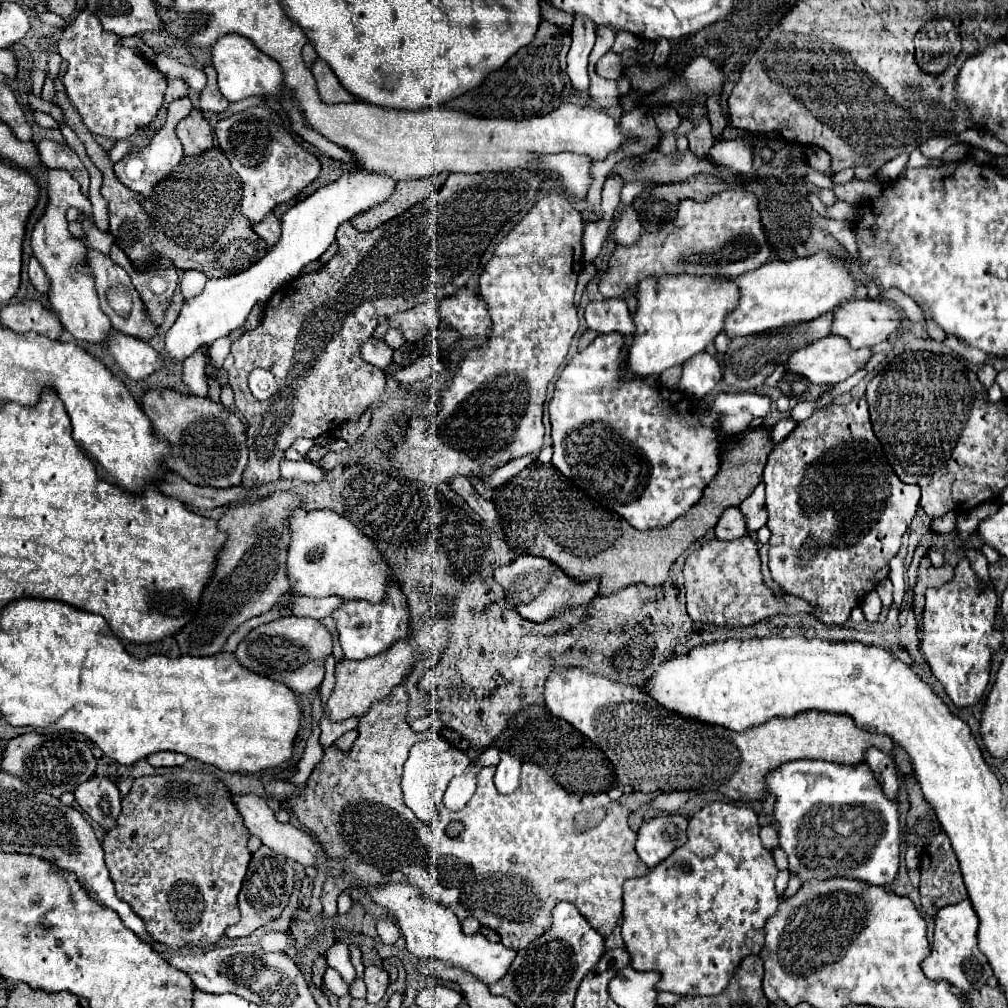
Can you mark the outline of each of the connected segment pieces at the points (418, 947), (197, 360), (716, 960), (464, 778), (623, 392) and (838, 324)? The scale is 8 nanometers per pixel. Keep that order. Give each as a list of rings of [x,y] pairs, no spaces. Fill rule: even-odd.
[[[376,885],[376,887],[366,887],[364,891],[370,893],[372,901],[386,907],[388,913],[396,917],[406,937],[408,951],[418,959],[430,959],[430,957],[440,959],[466,973],[472,973],[482,983],[492,985],[494,981],[504,977],[504,973],[508,971],[516,955],[512,949],[506,949],[502,943],[490,943],[482,933],[474,933],[474,935],[462,933],[460,919],[450,909],[426,901],[412,885]]]
[[[200,349],[192,357],[188,357],[182,365],[182,383],[188,387],[190,395],[206,397],[208,395],[208,385],[206,385],[206,365],[208,357]]]
[[[712,803],[698,811],[688,825],[688,843],[676,849],[662,865],[648,875],[624,883],[622,939],[638,971],[658,971],[662,975],[658,991],[678,995],[718,995],[730,981],[738,963],[746,955],[758,955],[764,945],[764,923],[776,913],[780,903],[774,879],[776,865],[772,853],[758,837],[758,815],[746,807]]]
[[[471,761],[470,768],[466,770],[460,777],[454,777],[450,781],[450,787],[444,793],[444,807],[450,811],[460,811],[462,807],[470,801],[476,791],[473,784],[475,779],[475,763]]]
[[[620,333],[598,335],[584,351],[576,353],[560,373],[554,385],[554,397],[548,405],[554,441],[552,463],[598,503],[622,515],[632,527],[646,531],[666,527],[690,511],[718,471],[716,437],[740,433],[752,419],[766,417],[772,399],[764,393],[720,393],[708,401],[708,413],[698,419],[690,411],[690,401],[680,391],[670,391],[660,385],[652,387],[640,379],[620,381],[620,371],[624,369],[622,345],[624,337]],[[710,427],[718,431],[714,433]]]
[[[850,299],[836,307],[832,333],[846,337],[854,349],[874,347],[898,331],[900,319],[900,311],[884,301]]]

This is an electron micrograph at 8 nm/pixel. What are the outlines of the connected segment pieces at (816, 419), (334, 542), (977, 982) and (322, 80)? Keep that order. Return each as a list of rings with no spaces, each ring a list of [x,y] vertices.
[[[866,397],[854,399],[846,405],[828,405],[826,409],[814,411],[812,417],[806,421],[798,423],[796,429],[780,441],[764,467],[764,483],[766,483],[766,505],[768,505],[768,529],[772,533],[770,537],[770,575],[772,579],[790,595],[796,595],[800,599],[806,599],[810,605],[818,607],[818,619],[826,625],[844,625],[850,619],[850,611],[860,605],[860,601],[880,583],[888,577],[890,573],[890,561],[896,557],[900,545],[902,545],[902,535],[908,531],[910,521],[918,509],[920,503],[920,489],[918,485],[906,485],[902,483],[896,473],[890,469],[890,463],[884,457],[882,445],[876,439],[872,425],[870,425],[870,413],[866,405]]]
[[[296,509],[288,517],[288,527],[290,527],[290,549],[288,549],[288,579],[290,579],[290,589],[296,595],[306,595],[306,597],[328,597],[328,595],[338,595],[342,599],[366,599],[372,603],[382,601],[386,583],[392,575],[388,563],[380,555],[380,551],[372,545],[364,533],[356,525],[352,525],[346,517],[340,517],[338,513],[332,511],[304,511]]]
[[[968,899],[942,907],[934,917],[934,941],[930,955],[922,961],[922,971],[930,979],[944,979],[960,991],[980,989],[992,975],[992,967],[978,949],[978,917]]]
[[[316,59],[312,65],[312,75],[318,81],[318,93],[322,97],[324,103],[328,105],[336,105],[336,103],[352,103],[358,101],[354,95],[350,95],[338,81],[338,77],[332,73],[332,69],[322,61]]]

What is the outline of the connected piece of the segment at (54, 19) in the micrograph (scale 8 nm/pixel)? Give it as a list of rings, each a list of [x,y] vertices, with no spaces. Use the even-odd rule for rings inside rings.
[[[52,12],[39,14],[38,20],[48,25],[54,25],[54,27],[66,27],[66,25],[70,25],[70,19],[63,19]]]

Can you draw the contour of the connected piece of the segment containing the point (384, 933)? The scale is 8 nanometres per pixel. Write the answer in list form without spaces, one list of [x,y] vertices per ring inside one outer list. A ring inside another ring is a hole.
[[[387,916],[378,919],[376,929],[378,929],[378,937],[387,945],[393,945],[400,937],[399,927]]]

